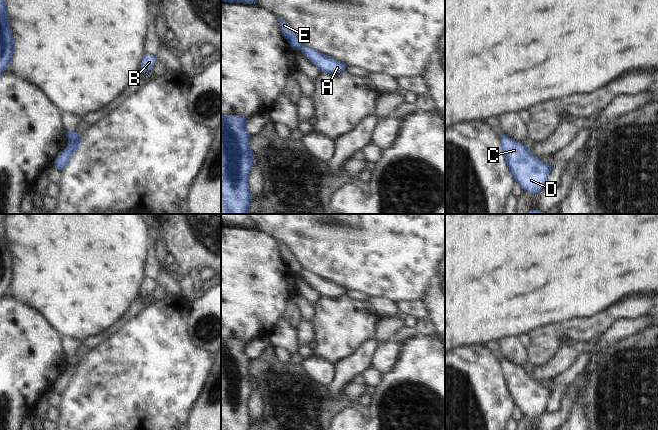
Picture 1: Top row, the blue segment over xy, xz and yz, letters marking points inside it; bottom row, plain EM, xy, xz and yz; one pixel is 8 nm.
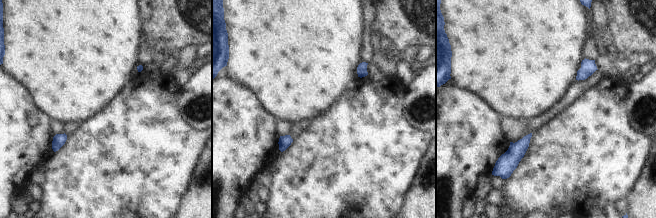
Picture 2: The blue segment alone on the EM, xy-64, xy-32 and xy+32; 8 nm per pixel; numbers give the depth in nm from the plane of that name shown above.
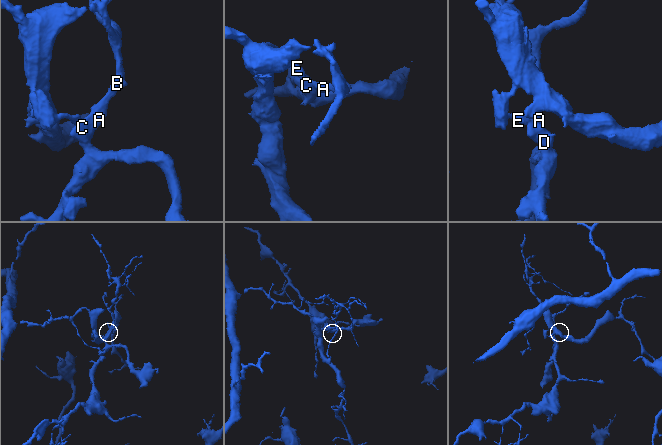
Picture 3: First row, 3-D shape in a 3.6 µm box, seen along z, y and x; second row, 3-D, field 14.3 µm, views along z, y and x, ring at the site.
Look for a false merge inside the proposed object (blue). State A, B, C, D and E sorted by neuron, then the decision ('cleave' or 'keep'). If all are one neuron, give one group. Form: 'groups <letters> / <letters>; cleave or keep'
groups A B C D / E; cleave

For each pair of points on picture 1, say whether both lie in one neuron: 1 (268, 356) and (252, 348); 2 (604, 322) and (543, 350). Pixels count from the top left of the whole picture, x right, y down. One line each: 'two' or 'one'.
1: two
2: one

